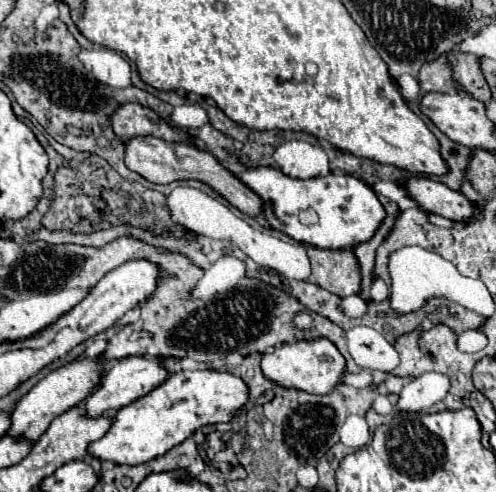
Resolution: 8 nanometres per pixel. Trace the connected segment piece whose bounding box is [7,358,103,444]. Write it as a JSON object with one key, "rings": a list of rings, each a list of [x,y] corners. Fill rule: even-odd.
{"rings":[[[87,358],[87,360],[81,360],[81,362],[77,362],[77,360],[69,362],[69,364],[61,366],[59,370],[53,370],[51,374],[47,374],[43,380],[39,380],[39,384],[35,384],[19,400],[17,408],[11,414],[11,428],[9,428],[7,436],[25,438],[31,444],[35,444],[39,440],[39,436],[49,428],[53,418],[57,418],[59,414],[77,406],[79,402],[83,402],[97,388],[101,370],[103,370],[103,364],[97,358]]]}

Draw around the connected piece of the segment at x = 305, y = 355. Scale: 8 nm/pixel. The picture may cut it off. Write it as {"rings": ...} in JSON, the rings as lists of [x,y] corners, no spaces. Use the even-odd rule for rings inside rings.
{"rings":[[[319,338],[319,340],[299,340],[295,344],[281,344],[275,350],[263,354],[261,370],[265,378],[277,382],[285,388],[305,390],[309,394],[329,394],[341,380],[345,370],[345,358],[339,354],[333,342]]]}

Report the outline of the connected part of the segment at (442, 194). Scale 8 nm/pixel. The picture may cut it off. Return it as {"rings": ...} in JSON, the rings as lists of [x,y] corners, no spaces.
{"rings":[[[409,176],[401,182],[401,186],[417,202],[417,206],[421,206],[427,212],[439,214],[443,218],[465,222],[475,212],[475,206],[461,192],[455,192],[431,178]]]}

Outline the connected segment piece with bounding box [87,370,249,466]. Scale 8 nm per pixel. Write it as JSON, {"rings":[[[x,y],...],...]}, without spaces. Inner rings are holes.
{"rings":[[[183,370],[171,374],[163,384],[153,388],[149,394],[137,398],[135,402],[119,408],[113,414],[109,432],[93,442],[87,452],[101,462],[139,466],[145,464],[173,446],[187,440],[197,428],[205,424],[229,422],[237,410],[247,402],[247,386],[241,378],[231,372],[219,370]]]}

